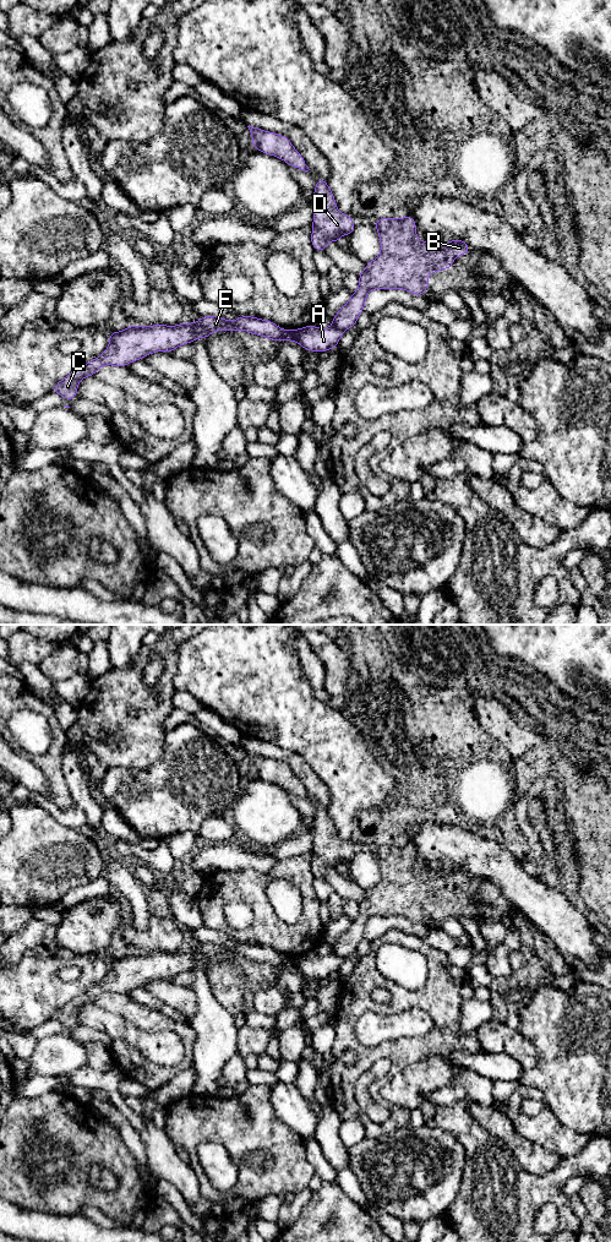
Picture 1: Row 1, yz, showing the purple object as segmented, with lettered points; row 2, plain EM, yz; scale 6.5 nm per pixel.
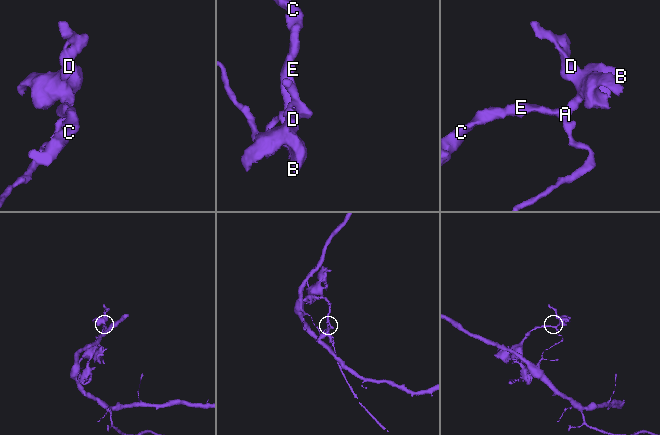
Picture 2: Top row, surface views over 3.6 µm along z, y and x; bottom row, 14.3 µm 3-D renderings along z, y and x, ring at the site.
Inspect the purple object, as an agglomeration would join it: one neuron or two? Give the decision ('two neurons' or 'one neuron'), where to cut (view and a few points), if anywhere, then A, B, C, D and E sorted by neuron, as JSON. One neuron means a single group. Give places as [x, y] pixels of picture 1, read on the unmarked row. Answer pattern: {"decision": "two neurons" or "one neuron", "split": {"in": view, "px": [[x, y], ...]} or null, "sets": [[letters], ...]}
{"decision": "two neurons", "split": {"in": "yz", "px": [[295, 957], [296, 968]]}, "sets": [["A"], ["B", "C", "D", "E"]]}

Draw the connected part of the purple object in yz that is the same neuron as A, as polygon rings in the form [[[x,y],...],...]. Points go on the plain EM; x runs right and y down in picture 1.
[[[309,952],[296,957],[298,968],[305,977],[323,980],[335,976],[343,963],[343,958],[335,954],[317,955],[315,952]]]

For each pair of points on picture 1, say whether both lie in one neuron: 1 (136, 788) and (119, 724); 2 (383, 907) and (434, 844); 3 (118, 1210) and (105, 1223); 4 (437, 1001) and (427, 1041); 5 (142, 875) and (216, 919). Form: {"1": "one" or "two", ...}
{"1": "two", "2": "two", "3": "two", "4": "one", "5": "two"}

